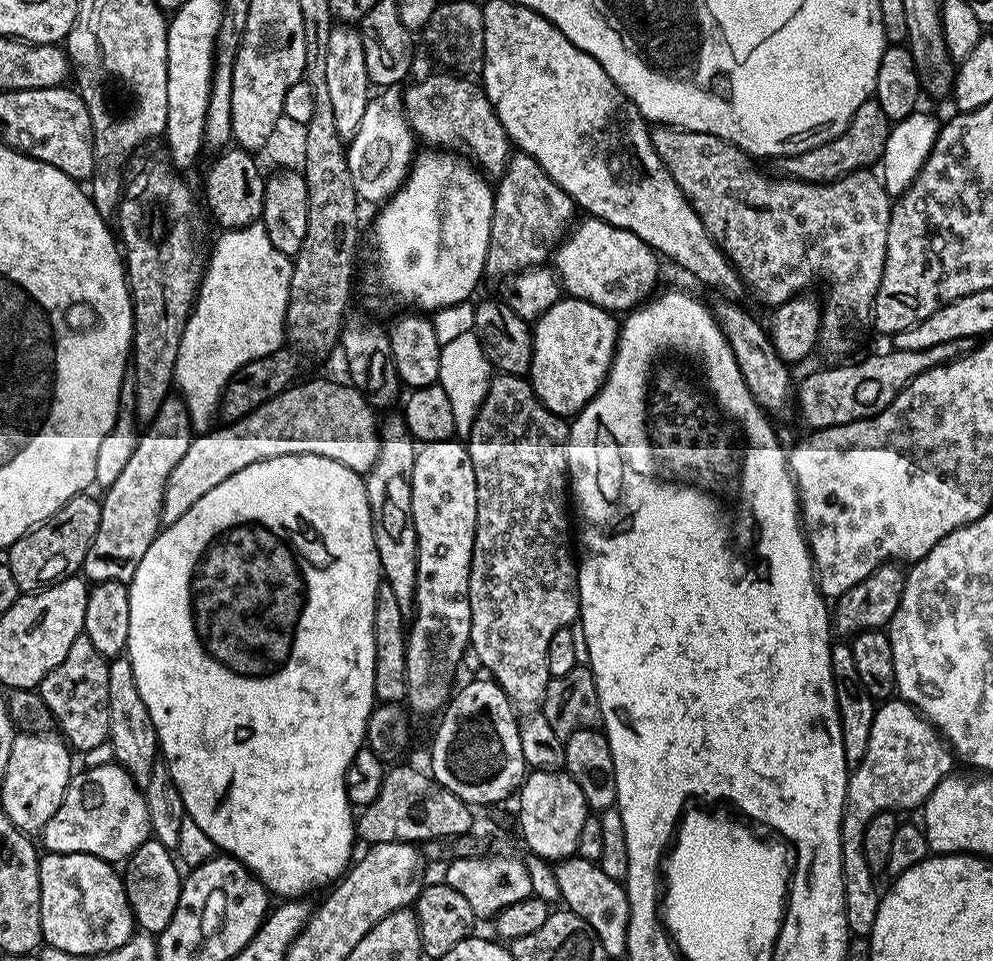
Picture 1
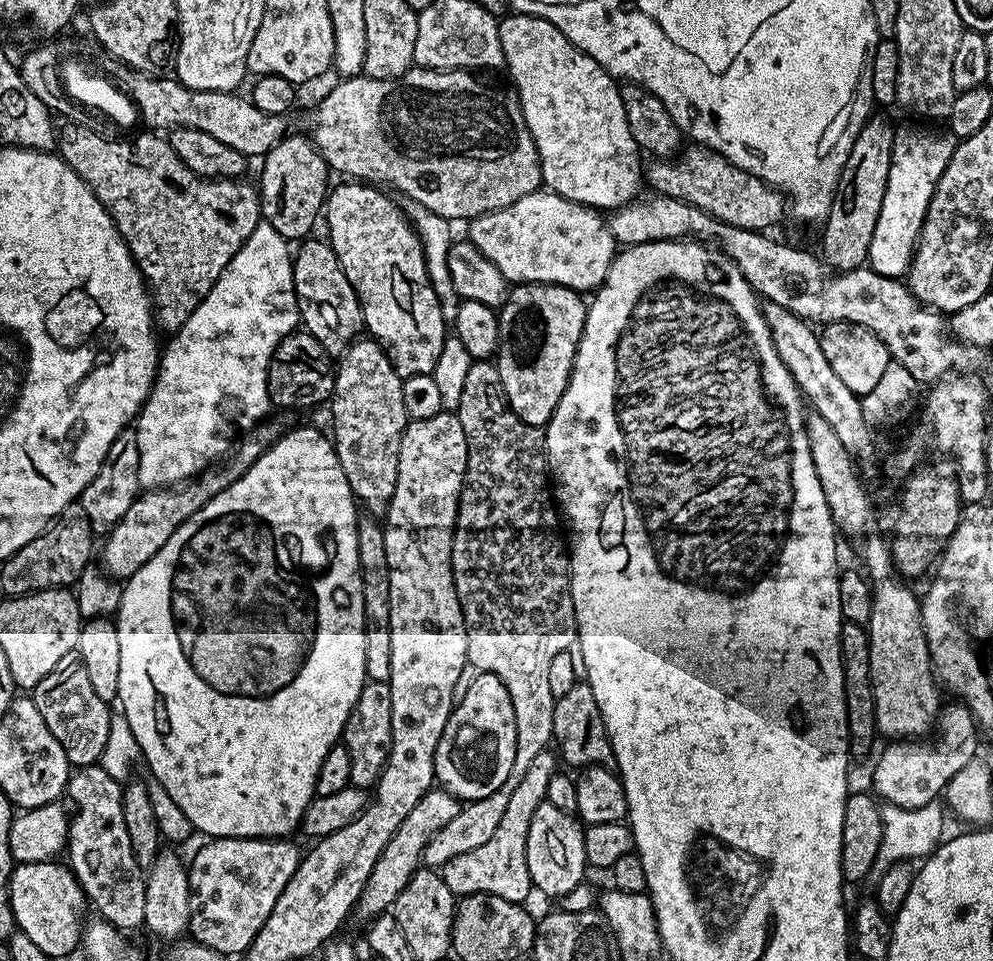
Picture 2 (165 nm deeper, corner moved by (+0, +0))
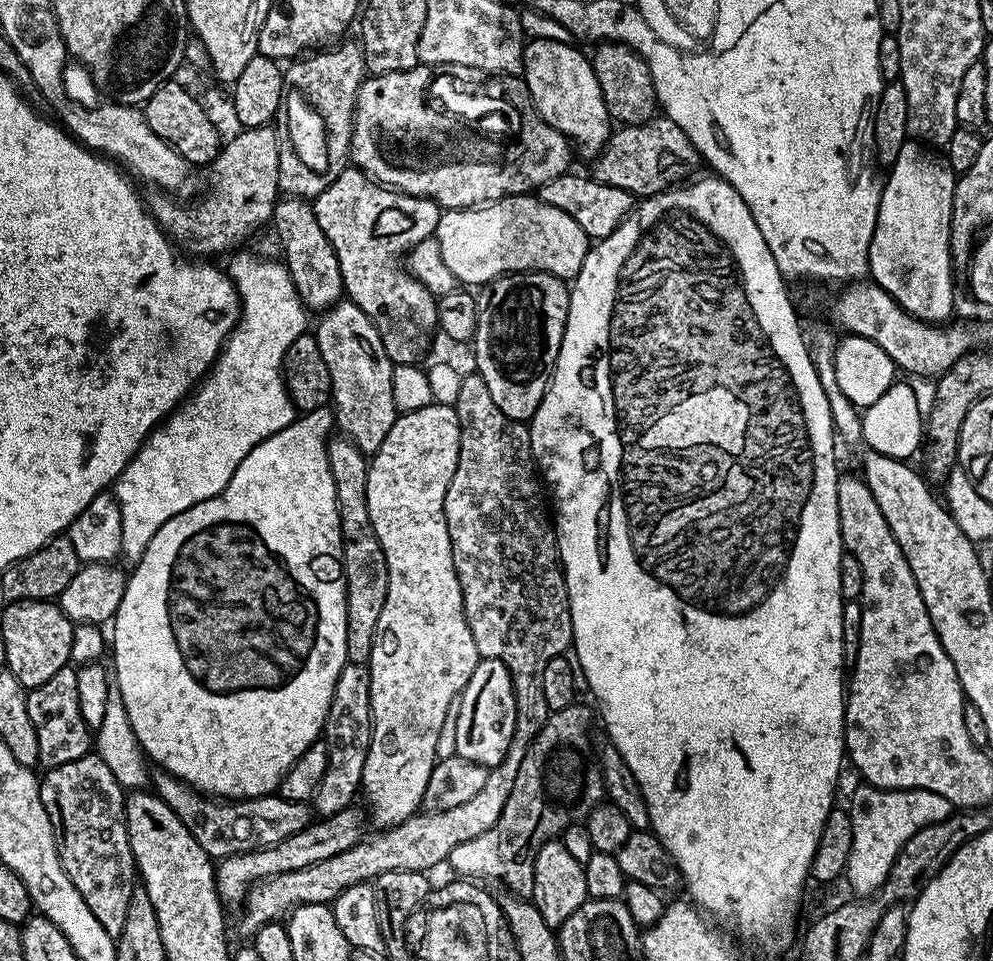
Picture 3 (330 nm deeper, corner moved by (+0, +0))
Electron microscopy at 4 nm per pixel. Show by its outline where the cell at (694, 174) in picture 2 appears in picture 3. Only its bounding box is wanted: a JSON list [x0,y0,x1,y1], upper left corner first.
[590,114,700,198]

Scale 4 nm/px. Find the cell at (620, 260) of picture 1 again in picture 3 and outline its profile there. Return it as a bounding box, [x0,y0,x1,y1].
[434,194,590,286]

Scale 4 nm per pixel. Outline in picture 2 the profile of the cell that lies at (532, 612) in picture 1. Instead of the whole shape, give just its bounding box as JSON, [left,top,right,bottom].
[423,360,578,870]

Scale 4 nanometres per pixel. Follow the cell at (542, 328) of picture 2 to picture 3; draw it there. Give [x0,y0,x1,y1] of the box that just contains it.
[474,272,569,421]

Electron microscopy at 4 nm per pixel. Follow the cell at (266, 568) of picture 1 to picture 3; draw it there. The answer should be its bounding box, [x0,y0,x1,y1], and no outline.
[110,404,348,800]

